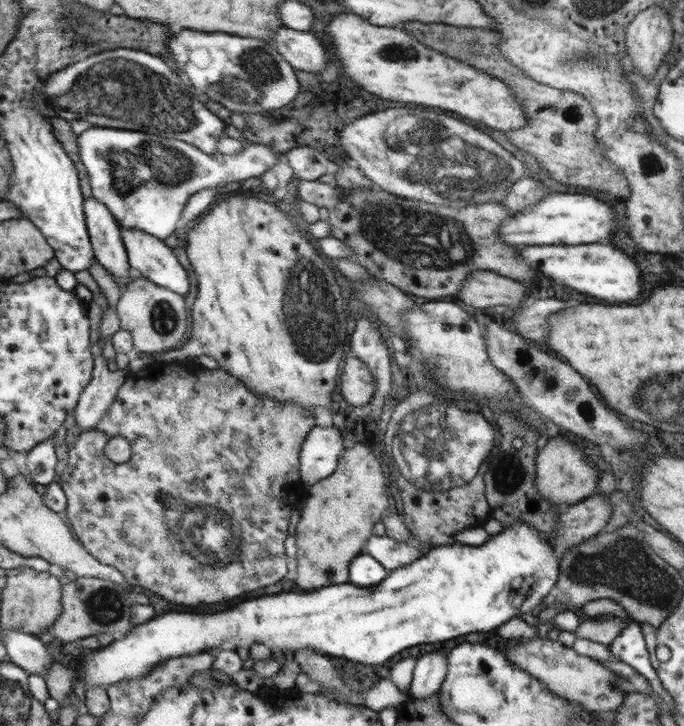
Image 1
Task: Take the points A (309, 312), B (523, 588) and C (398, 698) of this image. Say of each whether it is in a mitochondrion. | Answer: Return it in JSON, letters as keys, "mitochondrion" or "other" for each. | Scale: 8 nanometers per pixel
{"A":"mitochondrion","B":"mitochondrion","C":"other"}

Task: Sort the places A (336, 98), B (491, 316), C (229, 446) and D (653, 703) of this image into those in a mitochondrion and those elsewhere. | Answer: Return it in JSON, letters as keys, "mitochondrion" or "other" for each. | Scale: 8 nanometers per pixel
{"A":"other","B":"other","C":"other","D":"other"}

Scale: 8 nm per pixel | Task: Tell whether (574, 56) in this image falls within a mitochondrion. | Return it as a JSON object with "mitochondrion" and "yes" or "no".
{"mitochondrion":"yes"}

